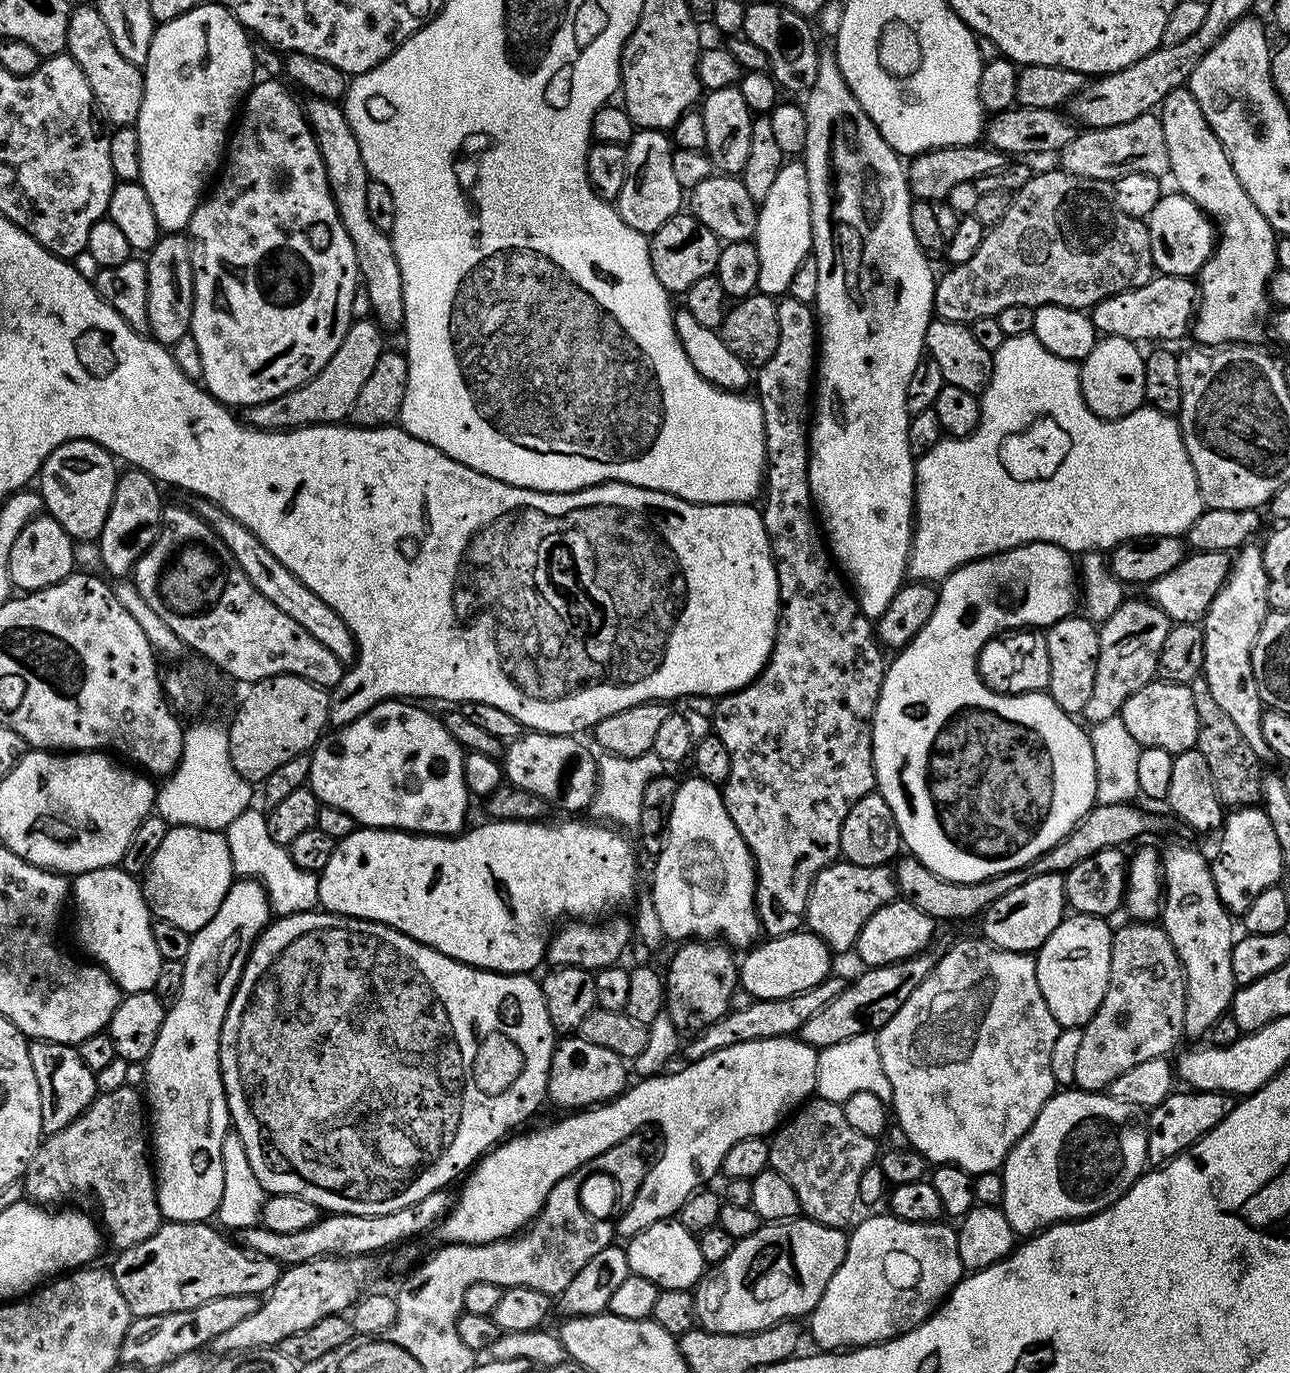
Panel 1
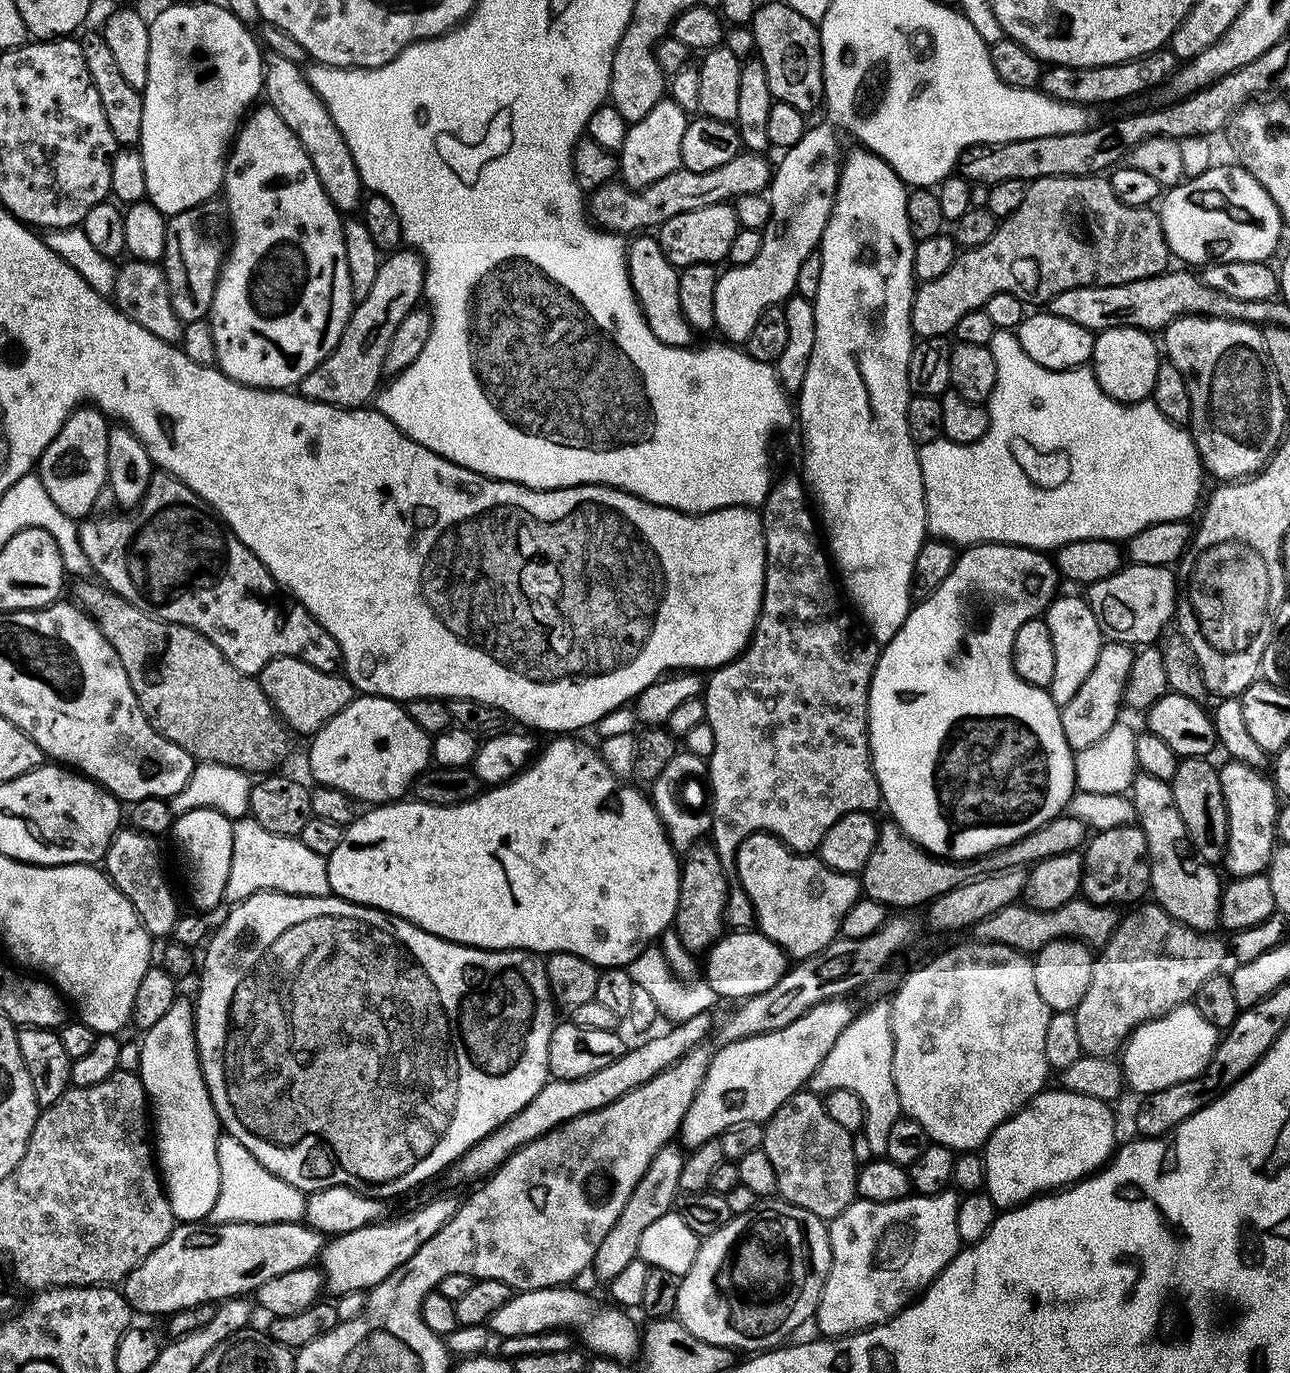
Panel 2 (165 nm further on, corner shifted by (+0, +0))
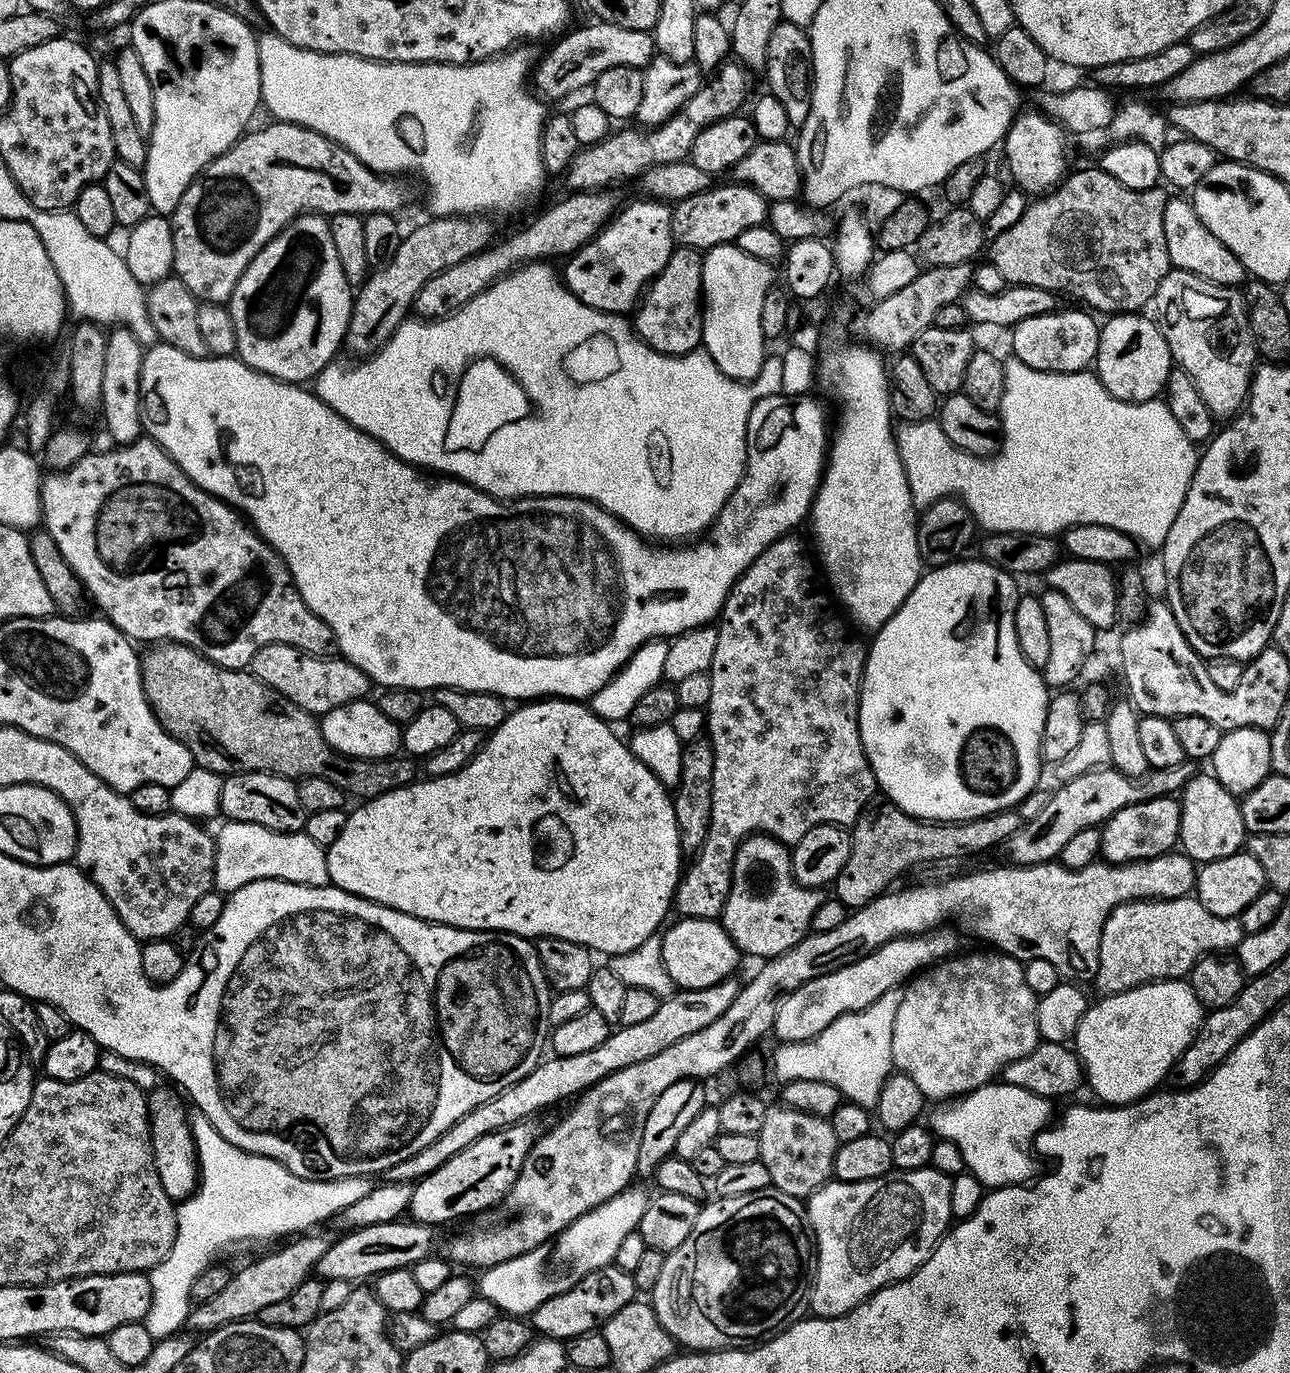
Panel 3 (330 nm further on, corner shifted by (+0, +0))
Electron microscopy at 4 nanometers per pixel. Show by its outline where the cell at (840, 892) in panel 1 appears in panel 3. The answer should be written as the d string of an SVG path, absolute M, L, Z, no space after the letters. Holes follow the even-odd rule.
M753 834L746 836L736 851L732 863L732 885L724 903L722 923L726 934L730 934L745 957L771 958L790 950L790 946L798 946L798 942L802 942L802 938L812 931L812 919L821 901L822 896L817 889L802 886L794 878L789 845L783 844L775 836Z

